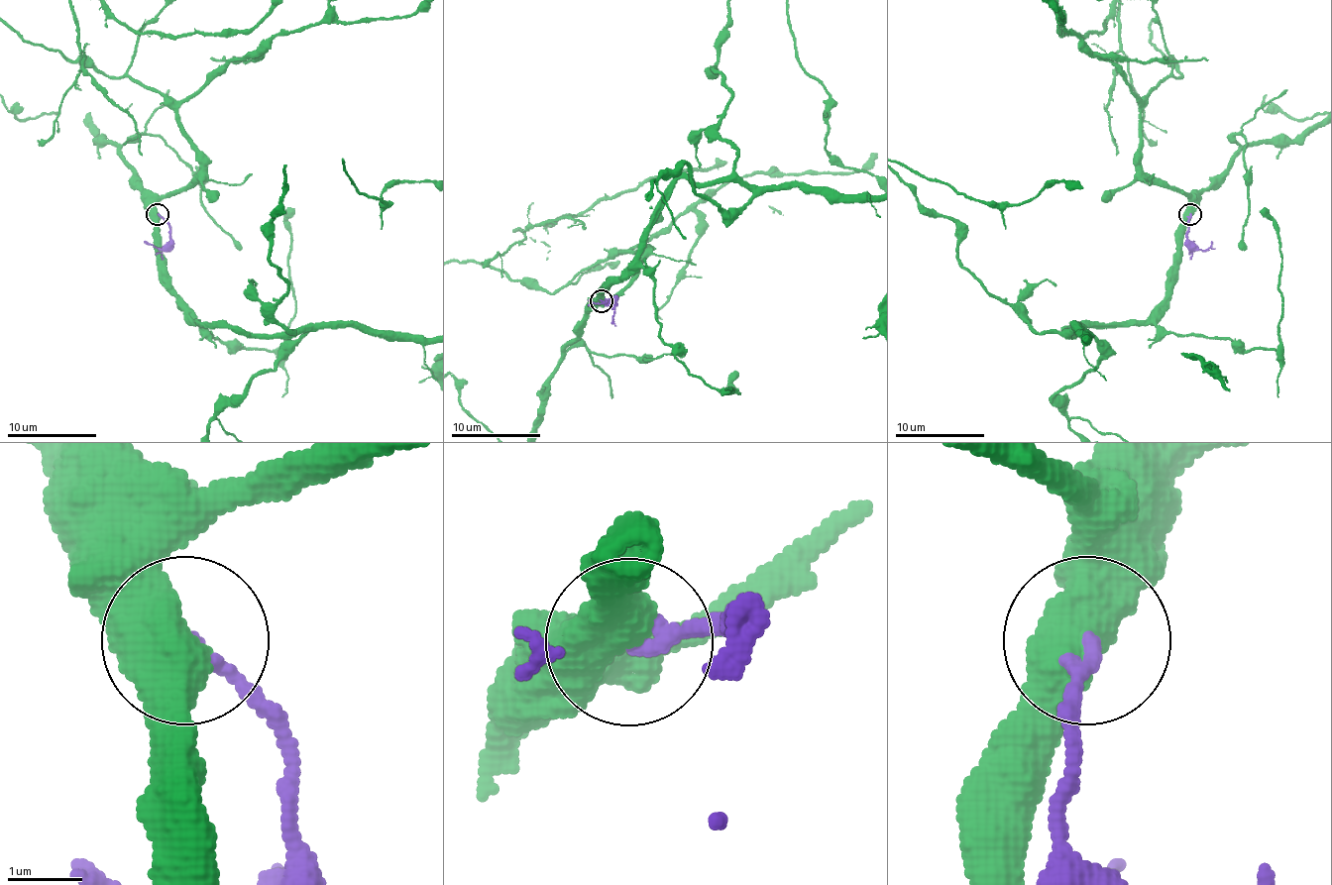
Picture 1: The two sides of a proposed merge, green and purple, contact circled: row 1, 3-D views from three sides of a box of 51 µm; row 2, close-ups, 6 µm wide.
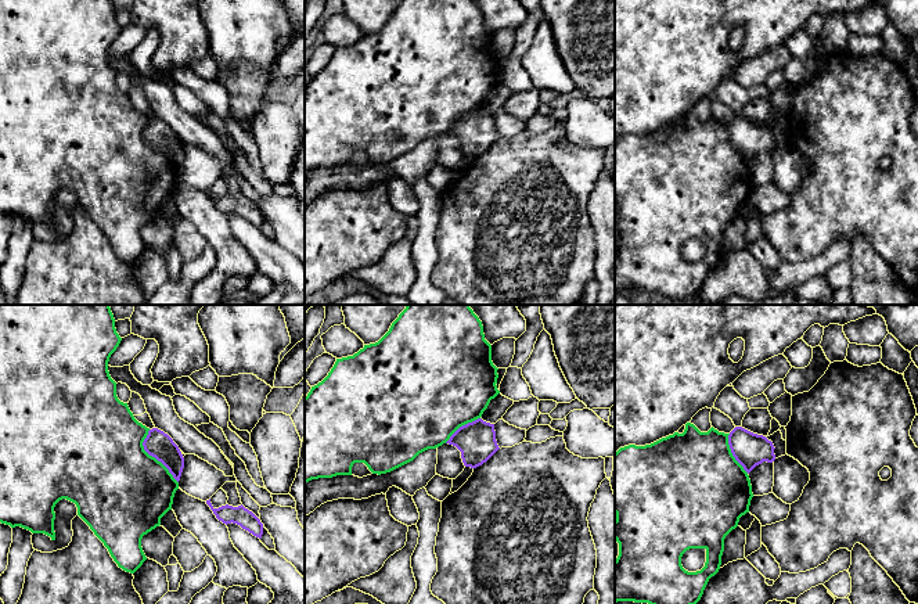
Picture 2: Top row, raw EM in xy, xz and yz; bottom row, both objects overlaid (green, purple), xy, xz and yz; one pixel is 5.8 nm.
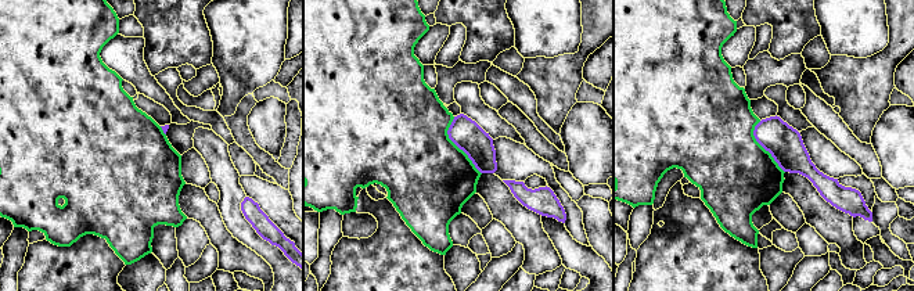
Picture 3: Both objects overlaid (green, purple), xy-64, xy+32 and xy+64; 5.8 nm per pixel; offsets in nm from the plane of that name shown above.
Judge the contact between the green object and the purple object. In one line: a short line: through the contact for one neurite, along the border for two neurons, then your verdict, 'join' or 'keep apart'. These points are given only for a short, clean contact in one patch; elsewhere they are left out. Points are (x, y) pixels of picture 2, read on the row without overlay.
keep apart

